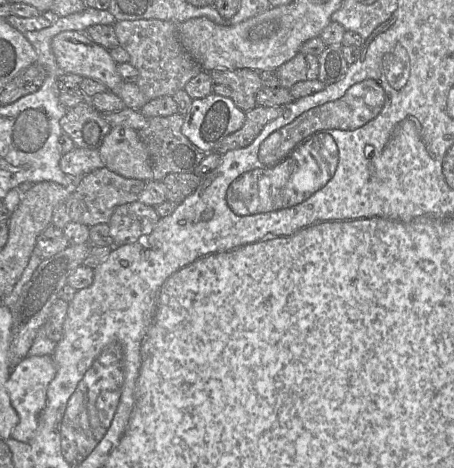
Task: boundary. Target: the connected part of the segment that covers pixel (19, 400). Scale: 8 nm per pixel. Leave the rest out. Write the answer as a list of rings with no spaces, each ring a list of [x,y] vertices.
[[[52,355],[26,356],[13,366],[6,382],[11,404],[19,416],[19,422],[12,430],[11,438],[21,442],[30,442],[39,423],[39,415],[47,402],[47,388],[56,374]]]

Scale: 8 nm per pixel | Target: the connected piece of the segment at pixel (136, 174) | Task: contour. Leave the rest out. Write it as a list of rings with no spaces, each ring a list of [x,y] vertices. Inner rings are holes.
[[[124,126],[112,127],[99,152],[109,170],[125,178],[144,182],[153,180],[149,154],[136,130]]]

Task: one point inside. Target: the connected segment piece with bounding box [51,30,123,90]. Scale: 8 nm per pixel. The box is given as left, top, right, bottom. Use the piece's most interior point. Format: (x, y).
(74, 51)

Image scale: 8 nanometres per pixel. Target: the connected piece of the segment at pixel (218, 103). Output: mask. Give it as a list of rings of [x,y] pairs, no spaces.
[[[211,93],[192,101],[181,131],[194,146],[209,153],[216,151],[220,142],[244,123],[245,112],[230,98]]]

